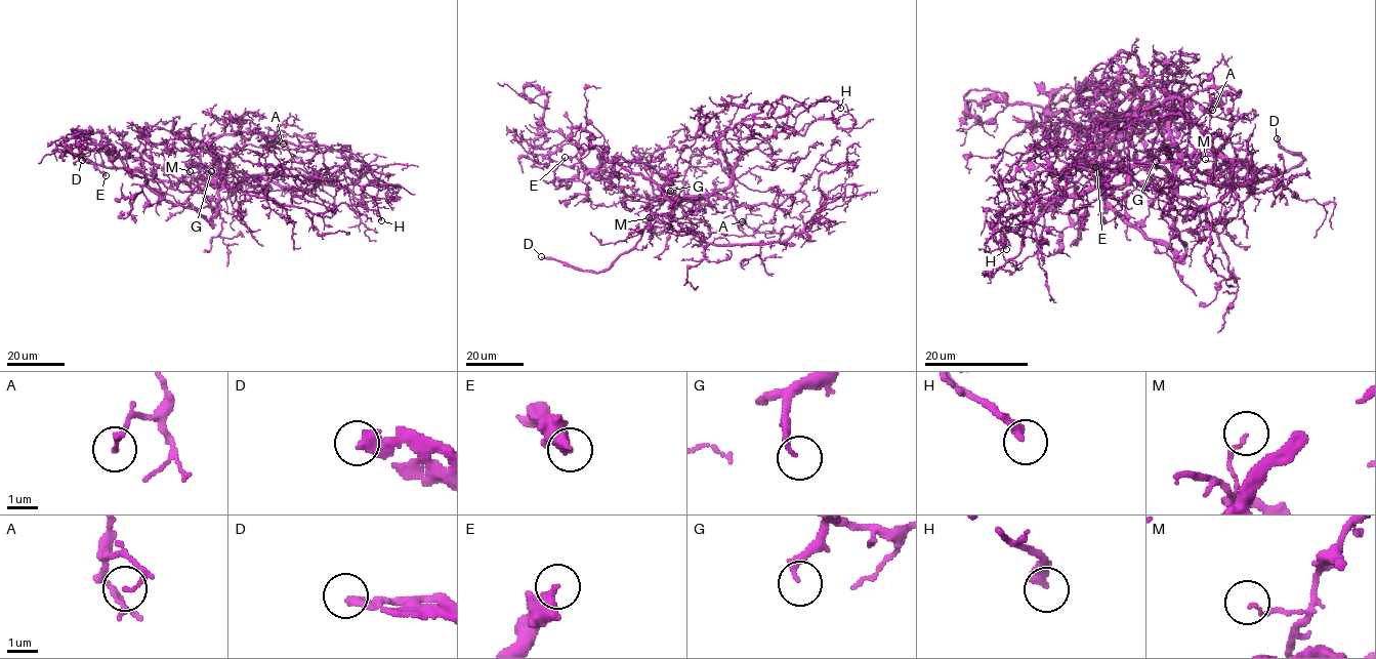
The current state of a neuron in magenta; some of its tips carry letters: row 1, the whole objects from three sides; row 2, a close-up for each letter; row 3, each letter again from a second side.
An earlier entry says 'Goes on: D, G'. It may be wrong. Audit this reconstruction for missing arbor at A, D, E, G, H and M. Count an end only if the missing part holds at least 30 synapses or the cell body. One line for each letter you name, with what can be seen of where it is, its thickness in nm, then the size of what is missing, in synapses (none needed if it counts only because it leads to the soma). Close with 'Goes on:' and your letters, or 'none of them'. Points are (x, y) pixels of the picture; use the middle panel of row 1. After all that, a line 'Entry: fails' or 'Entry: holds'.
D: place (541, 256); calibre 380 nm
G: place (670, 191); calibre 180 nm; 35 synapses
Goes on: D, G
Entry: holds

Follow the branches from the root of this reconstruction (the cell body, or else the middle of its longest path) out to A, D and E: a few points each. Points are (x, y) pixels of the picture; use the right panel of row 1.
A: (1171, 198), (1177, 142), (1170, 129), (1172, 99), (1163, 89), (1190, 97), (1214, 88), (1221, 100), (1212, 110)
D: (1171, 198), (1171, 176), (1184, 163), (1200, 172), (1231, 170), (1251, 181), (1288, 172), (1303, 159), (1277, 138)
E: (1171, 198), (1182, 253), (1133, 227), (1099, 182), (1094, 156), (1137, 133), (1143, 115), (1142, 137), (1095, 167)

